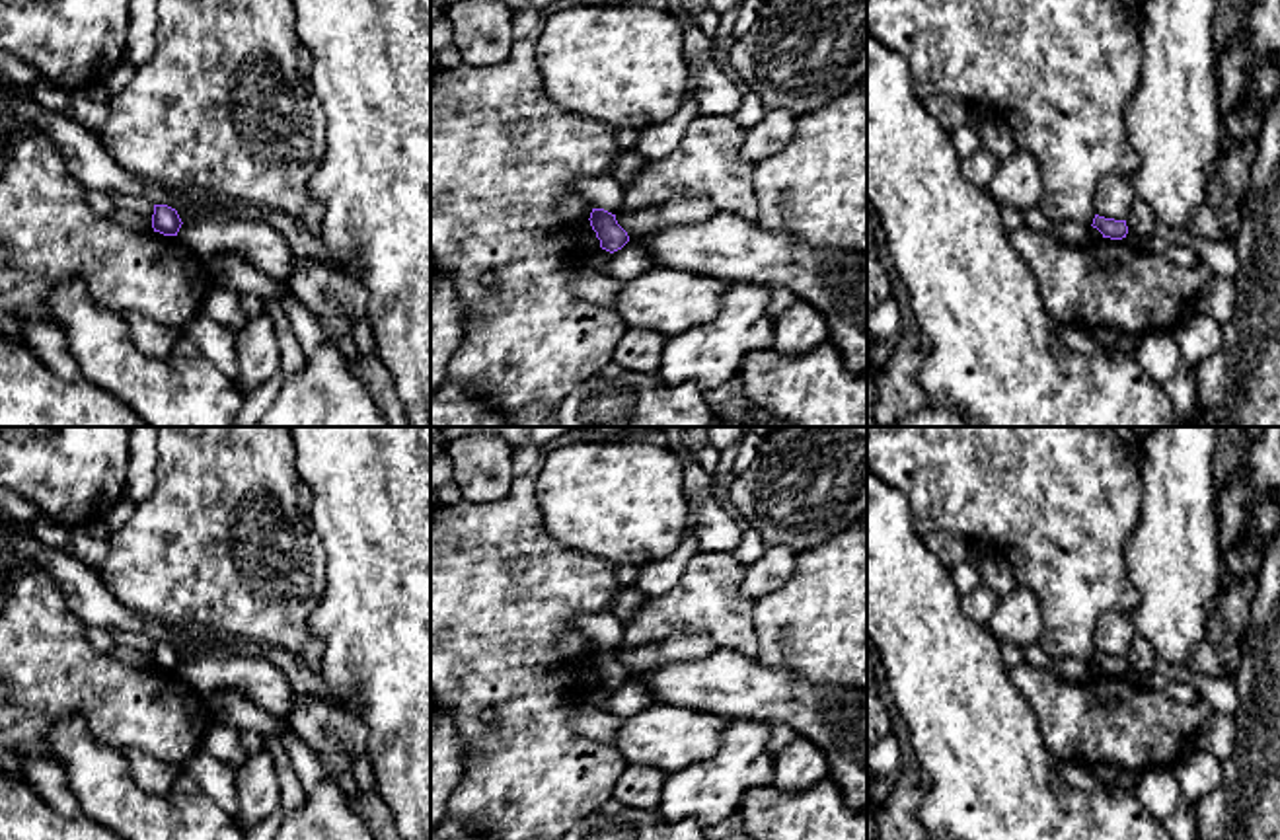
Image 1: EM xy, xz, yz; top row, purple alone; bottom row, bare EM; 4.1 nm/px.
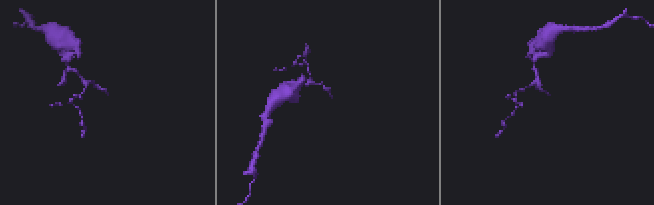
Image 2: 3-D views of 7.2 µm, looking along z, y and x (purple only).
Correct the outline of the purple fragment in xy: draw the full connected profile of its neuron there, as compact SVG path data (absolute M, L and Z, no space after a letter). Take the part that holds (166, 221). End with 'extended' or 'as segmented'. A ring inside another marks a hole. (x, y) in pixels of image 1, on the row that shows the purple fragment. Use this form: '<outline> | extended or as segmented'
M154 205L152 228L164 236L177 236L181 218L175 209L168 205Z | as segmented

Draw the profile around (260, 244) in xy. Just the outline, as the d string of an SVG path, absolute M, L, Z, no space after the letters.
M207 218L181 224L175 238L201 259L218 251L234 251L275 281L286 283L292 275L294 255L288 244L263 222Z

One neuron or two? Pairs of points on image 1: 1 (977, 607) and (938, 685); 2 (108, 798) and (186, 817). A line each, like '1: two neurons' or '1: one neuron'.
1: two neurons
2: one neuron

